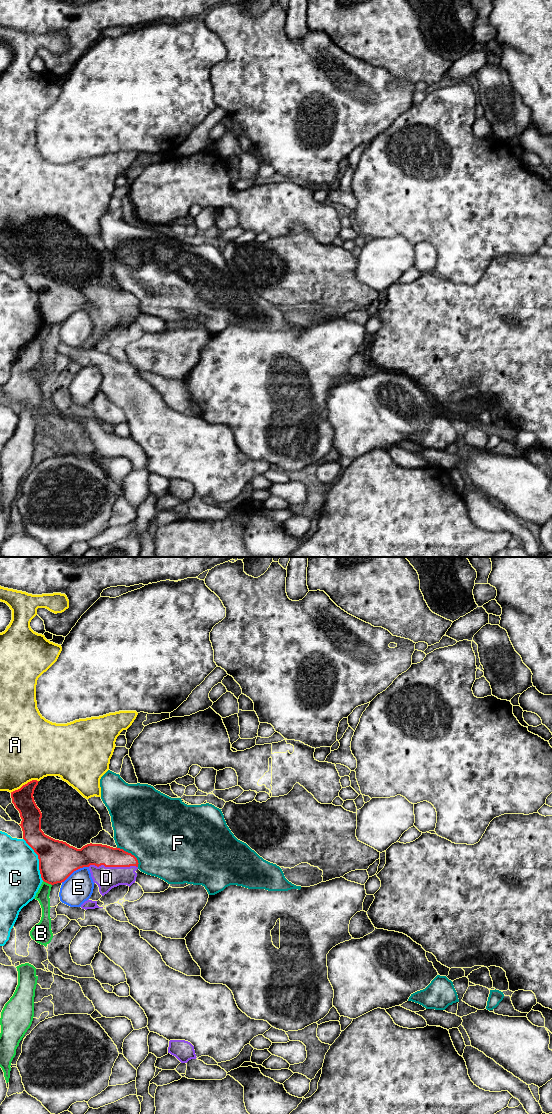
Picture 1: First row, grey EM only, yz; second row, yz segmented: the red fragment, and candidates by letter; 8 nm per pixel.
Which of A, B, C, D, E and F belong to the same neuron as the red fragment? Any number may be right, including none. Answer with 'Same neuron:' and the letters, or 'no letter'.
Same neuron: D

